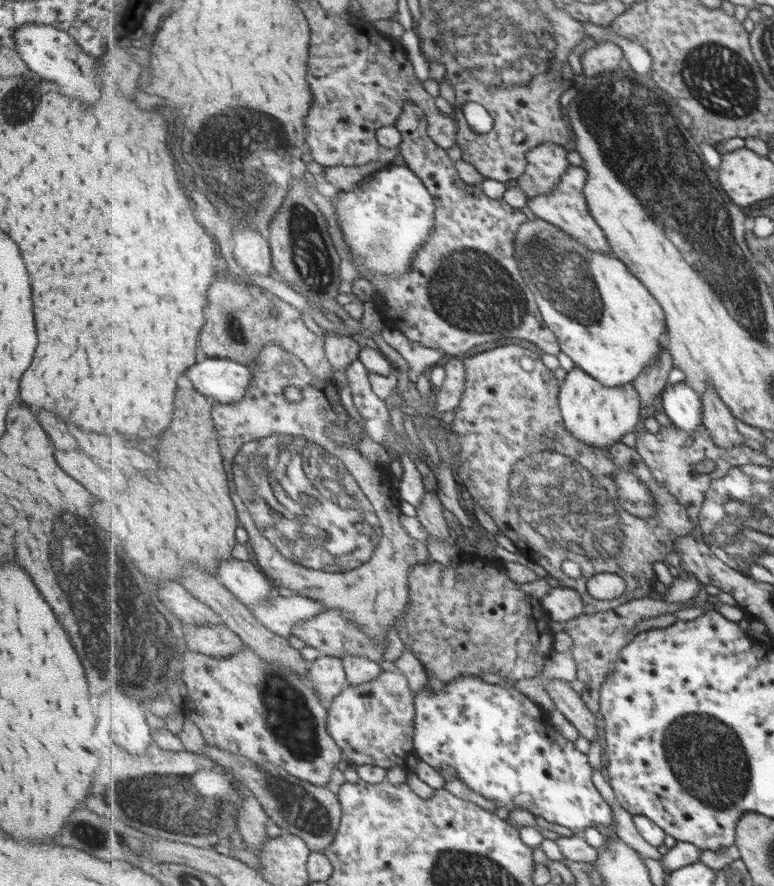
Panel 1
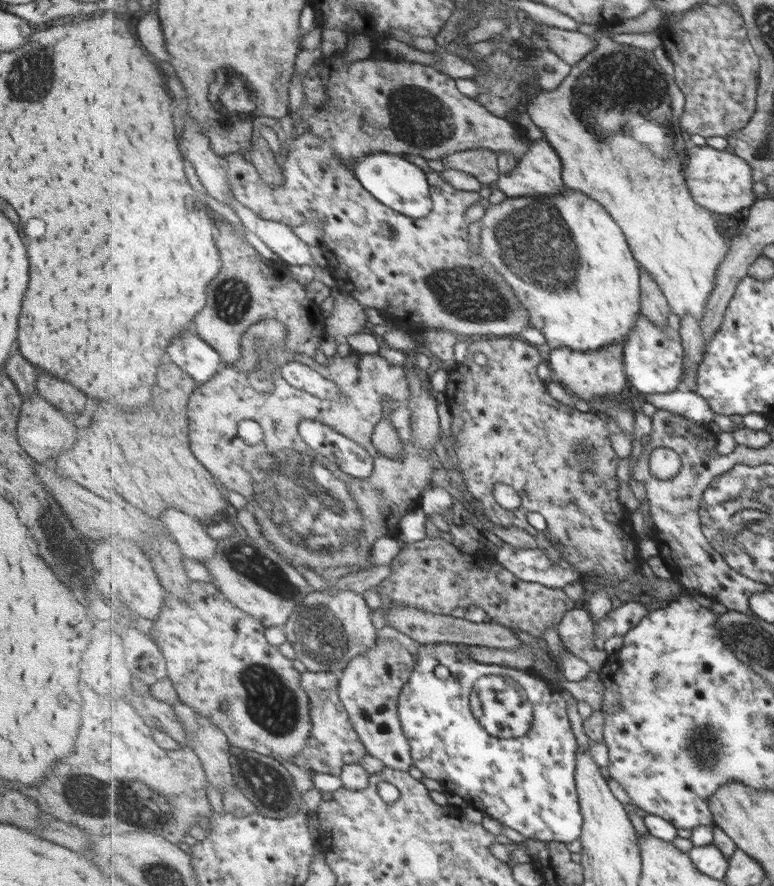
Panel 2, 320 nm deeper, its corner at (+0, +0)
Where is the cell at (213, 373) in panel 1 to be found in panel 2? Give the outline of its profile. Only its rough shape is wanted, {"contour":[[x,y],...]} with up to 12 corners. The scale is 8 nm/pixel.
{"contour":[[193,328],[171,342],[171,360],[206,383],[227,366]]}

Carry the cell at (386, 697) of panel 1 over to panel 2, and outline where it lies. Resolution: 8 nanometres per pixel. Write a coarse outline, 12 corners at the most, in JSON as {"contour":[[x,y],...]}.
{"contour":[[380,639],[345,668],[340,699],[368,753],[414,762],[398,700],[415,666]]}

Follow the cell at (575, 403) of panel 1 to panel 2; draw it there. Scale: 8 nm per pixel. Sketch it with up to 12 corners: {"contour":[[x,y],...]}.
{"contour":[[624,345],[552,349],[554,380],[583,400],[623,396]]}

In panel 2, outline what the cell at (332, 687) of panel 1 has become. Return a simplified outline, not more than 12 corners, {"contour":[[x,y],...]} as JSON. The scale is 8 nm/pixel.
{"contour":[[332,671],[302,673],[309,746],[287,761],[340,776],[368,753]]}

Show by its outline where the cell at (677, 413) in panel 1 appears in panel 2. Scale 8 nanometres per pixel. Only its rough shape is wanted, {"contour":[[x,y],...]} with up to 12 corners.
{"contour":[[639,314],[623,343],[630,383],[645,394],[684,388],[680,329]]}

